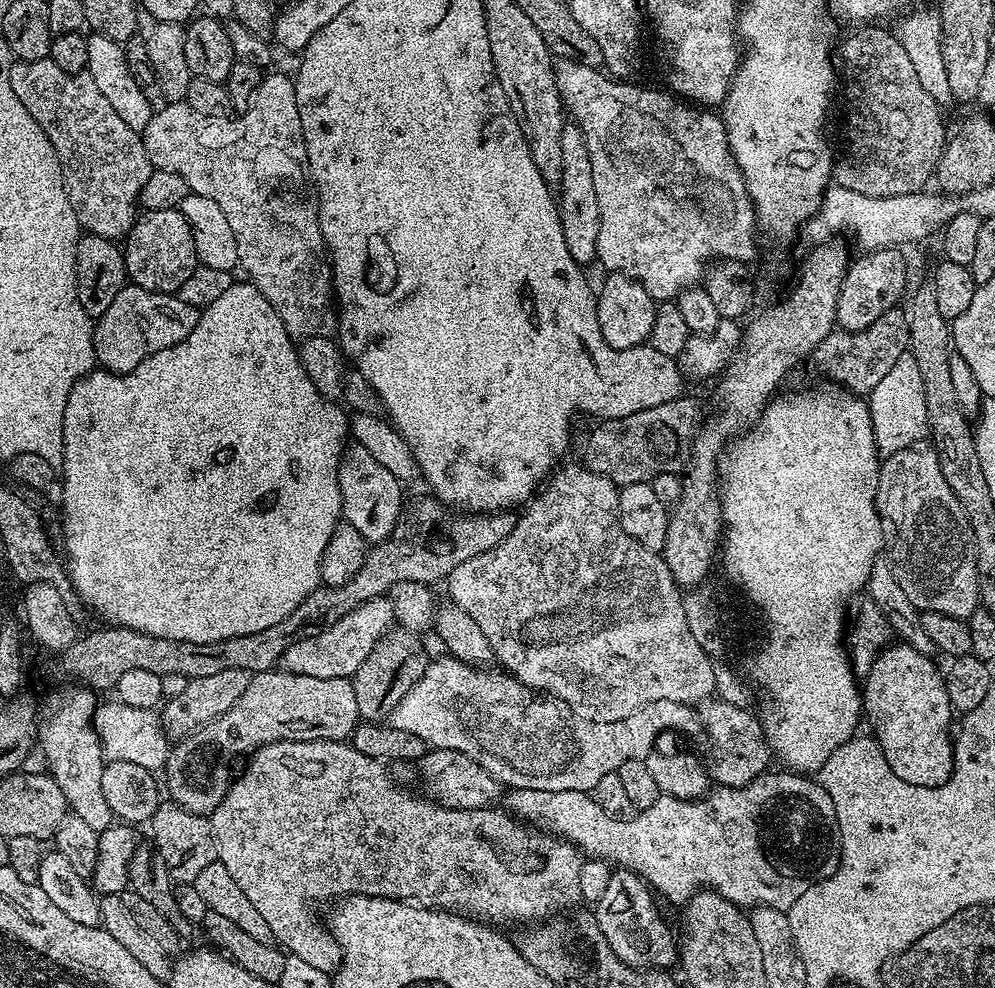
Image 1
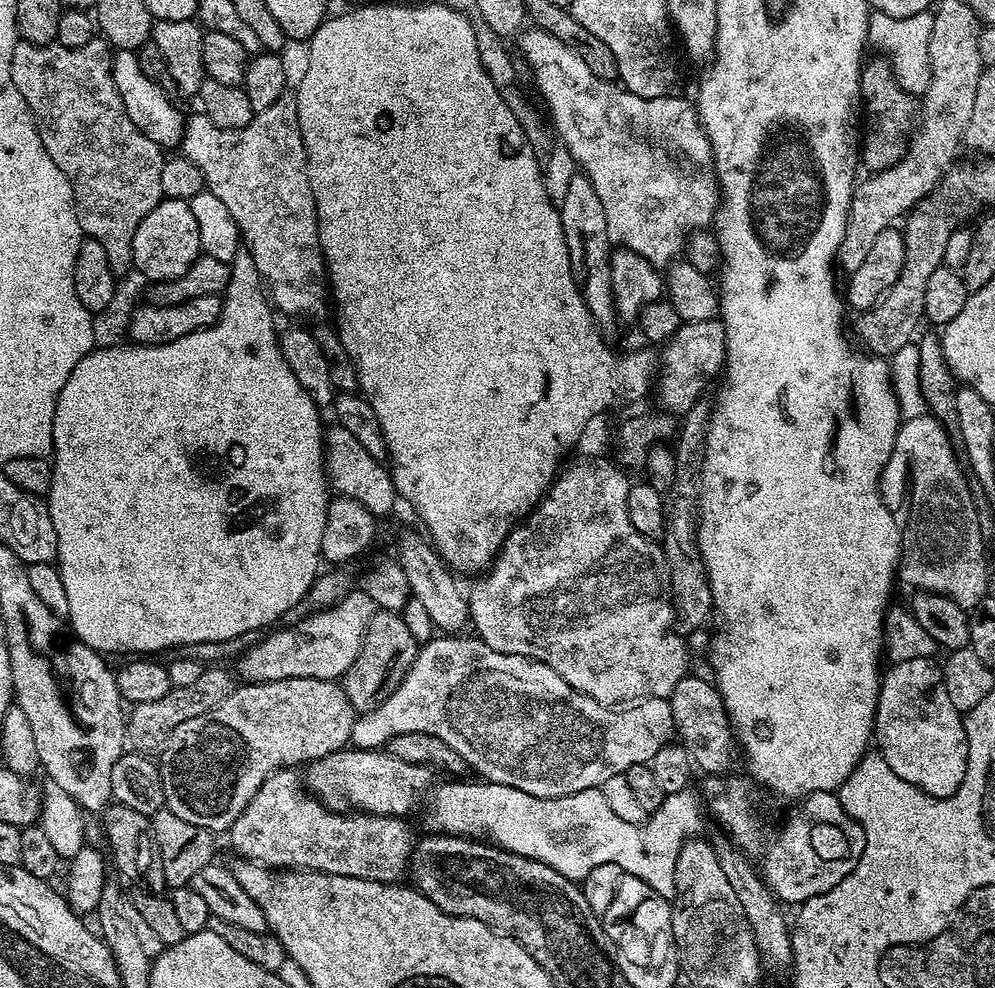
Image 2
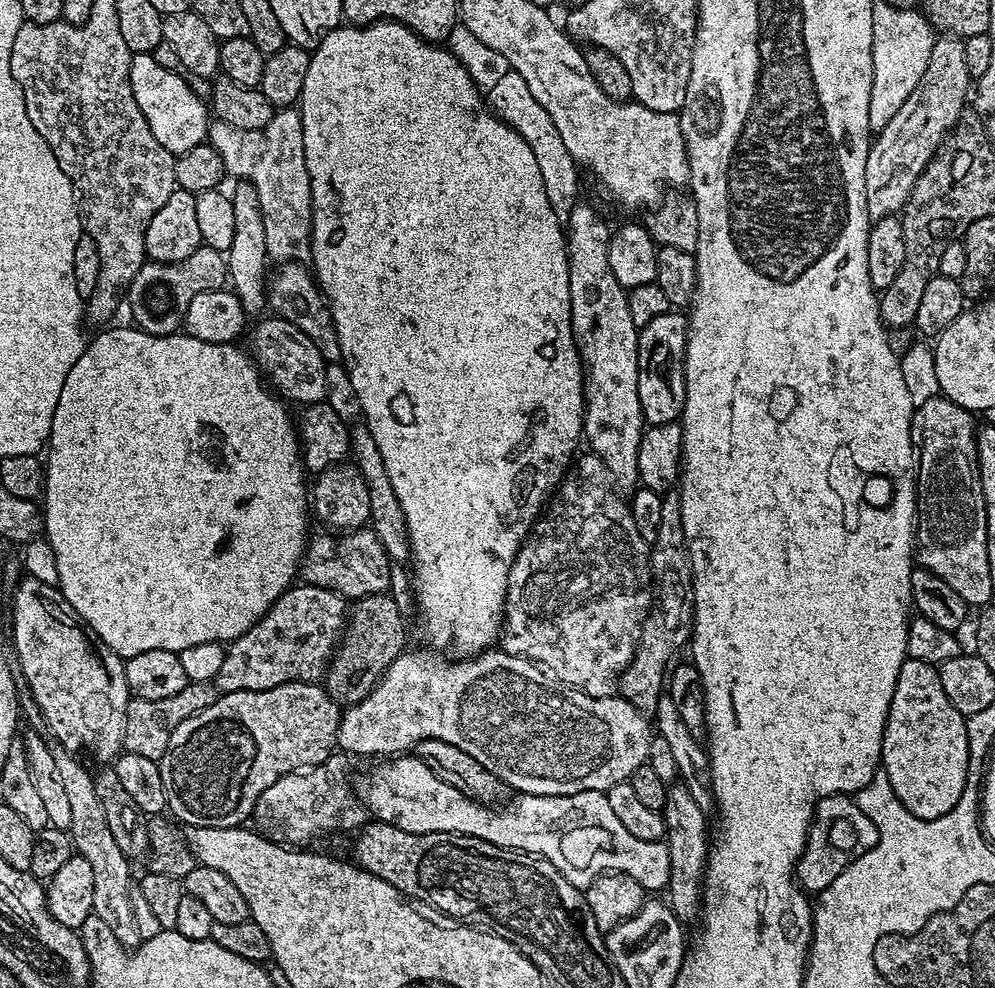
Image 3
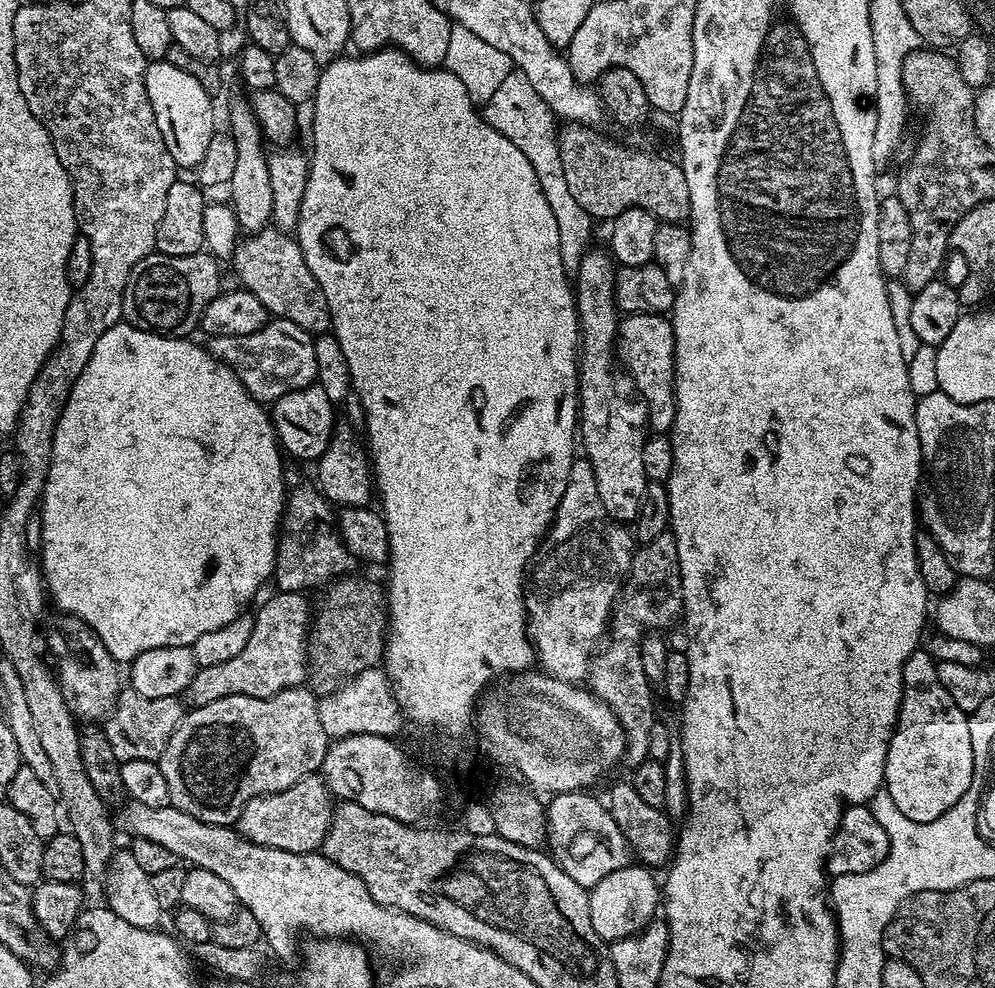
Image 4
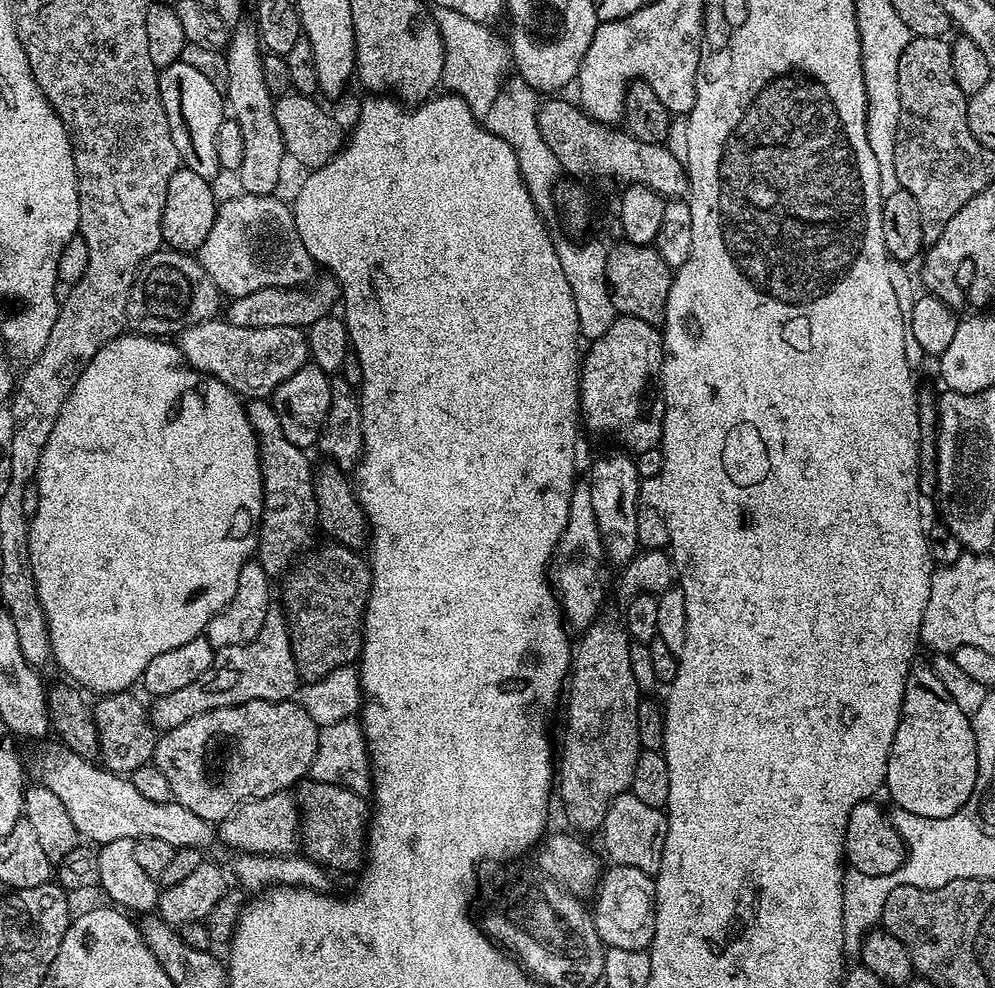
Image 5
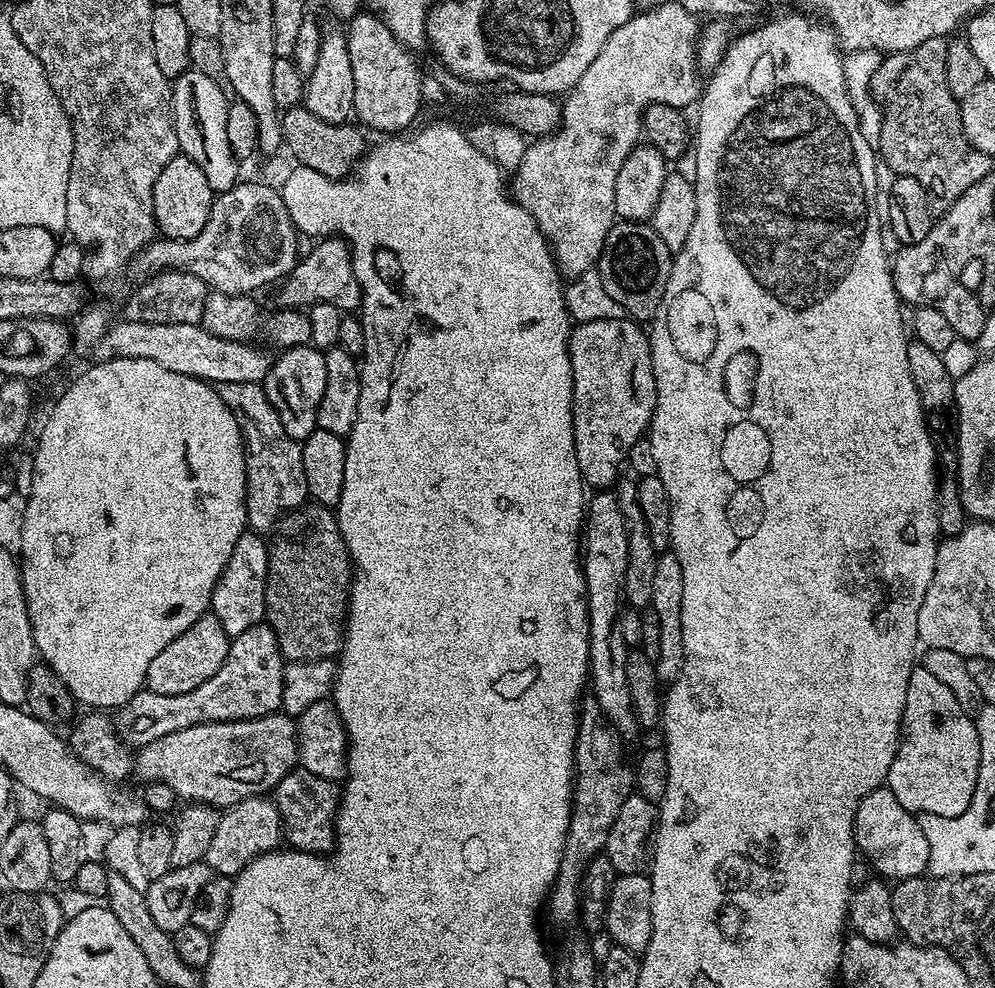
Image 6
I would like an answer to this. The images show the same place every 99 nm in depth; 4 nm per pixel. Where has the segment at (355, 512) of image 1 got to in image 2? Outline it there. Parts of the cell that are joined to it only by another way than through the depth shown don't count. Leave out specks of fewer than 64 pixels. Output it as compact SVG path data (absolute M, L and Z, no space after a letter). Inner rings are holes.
M333 423L331 427L324 433L324 471L329 485L339 495L352 496L354 502L362 502L362 506L366 506L372 516L383 518L398 504L398 493L392 481L391 471L381 461L366 454L366 450L362 450L350 430L337 423Z

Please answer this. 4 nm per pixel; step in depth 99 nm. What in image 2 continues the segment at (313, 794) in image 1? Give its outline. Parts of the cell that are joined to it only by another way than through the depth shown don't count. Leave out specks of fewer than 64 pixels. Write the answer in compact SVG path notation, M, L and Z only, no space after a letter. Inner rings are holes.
M282 768L270 774L266 782L250 798L246 810L242 810L239 818L232 823L230 835L232 844L243 859L263 864L273 870L307 870L325 872L326 874L342 874L354 878L377 880L383 884L396 882L400 875L407 873L412 859L414 839L408 829L408 820L398 816L371 816L368 812L329 812L328 807L313 798L302 787L302 776L299 771Z

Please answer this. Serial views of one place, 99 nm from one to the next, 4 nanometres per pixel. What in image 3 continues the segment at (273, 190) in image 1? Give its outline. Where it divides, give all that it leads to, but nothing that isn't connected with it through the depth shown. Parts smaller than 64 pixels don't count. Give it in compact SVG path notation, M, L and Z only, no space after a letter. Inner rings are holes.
M295 107L281 108L273 111L272 120L266 122L266 126L262 126L258 130L238 130L232 128L226 122L213 119L208 125L207 143L212 145L214 150L218 150L218 154L224 163L224 171L229 177L237 176L235 179L240 182L247 182L255 188L258 194L258 206L262 210L262 226L266 229L266 250L268 251L268 259L272 262L308 262L312 259L312 191L310 190L310 174L306 170L306 158L304 157L304 147L302 146L302 122L300 121L299 111Z

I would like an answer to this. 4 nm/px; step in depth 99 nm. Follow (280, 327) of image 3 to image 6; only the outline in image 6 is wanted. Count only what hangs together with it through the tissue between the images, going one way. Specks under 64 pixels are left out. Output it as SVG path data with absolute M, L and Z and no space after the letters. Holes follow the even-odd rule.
M120 318L109 327L108 333L96 344L94 355L96 355L97 361L113 360L114 358L146 358L150 364L166 366L166 370L170 370L174 374L186 374L199 380L207 380L213 386L219 386L226 382L254 382L259 384L266 378L273 357L267 356L262 349L255 348L254 344L243 340L219 337L204 328L202 323L151 324L150 322L134 322L127 318Z

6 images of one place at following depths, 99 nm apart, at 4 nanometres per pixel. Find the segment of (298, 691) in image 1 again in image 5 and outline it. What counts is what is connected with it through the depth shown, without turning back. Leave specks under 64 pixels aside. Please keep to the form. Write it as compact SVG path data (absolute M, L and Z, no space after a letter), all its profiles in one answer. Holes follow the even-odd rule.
M295 699L278 702L255 700L233 708L210 710L206 714L198 714L198 718L190 718L190 722L182 722L182 726L174 726L174 730L163 733L157 739L152 758L158 770L170 778L173 800L186 806L186 810L194 810L198 818L219 822L248 800L266 798L299 785L311 773L319 733L320 728Z

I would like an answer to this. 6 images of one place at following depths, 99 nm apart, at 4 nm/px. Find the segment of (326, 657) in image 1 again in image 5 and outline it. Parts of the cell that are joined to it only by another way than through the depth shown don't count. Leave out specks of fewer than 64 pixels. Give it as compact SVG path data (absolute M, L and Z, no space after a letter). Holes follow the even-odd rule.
M273 606L269 608L266 622L262 630L258 630L258 638L254 638L254 642L219 649L202 678L194 678L194 682L190 682L190 686L182 686L182 690L173 690L171 694L155 697L150 704L152 727L165 733L210 710L233 708L255 700L291 700L297 695L300 683L300 673L296 671L290 646L288 619L279 607Z

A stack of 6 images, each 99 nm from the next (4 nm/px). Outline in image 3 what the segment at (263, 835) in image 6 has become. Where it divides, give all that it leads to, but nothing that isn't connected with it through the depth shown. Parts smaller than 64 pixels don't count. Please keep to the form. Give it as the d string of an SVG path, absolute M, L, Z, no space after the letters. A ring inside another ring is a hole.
M333 754L312 768L291 772L274 786L266 786L256 803L255 827L269 840L288 846L304 846L307 840L316 840L339 828L359 830L369 823L370 813L356 795L353 781L348 781L348 760L344 754Z

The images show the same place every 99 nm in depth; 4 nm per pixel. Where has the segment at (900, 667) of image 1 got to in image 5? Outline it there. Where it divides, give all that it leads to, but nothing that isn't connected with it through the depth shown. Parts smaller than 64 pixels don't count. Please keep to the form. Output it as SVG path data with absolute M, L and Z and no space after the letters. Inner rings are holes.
M913 663L906 674L900 721L884 783L895 807L922 818L950 818L974 790L978 774L976 739L970 717L958 710L931 663L920 663Z

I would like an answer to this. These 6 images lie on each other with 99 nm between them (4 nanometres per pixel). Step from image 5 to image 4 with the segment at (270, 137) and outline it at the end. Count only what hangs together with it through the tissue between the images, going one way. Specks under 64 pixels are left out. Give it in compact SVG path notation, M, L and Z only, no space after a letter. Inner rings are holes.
M247 99L233 102L232 109L228 112L228 124L232 127L229 128L230 135L234 138L238 150L238 159L234 165L234 178L230 185L230 191L232 191L230 205L236 212L241 233L260 232L263 228L269 227L274 206L274 192L270 190L270 170L268 169L269 153L264 152L266 137Z

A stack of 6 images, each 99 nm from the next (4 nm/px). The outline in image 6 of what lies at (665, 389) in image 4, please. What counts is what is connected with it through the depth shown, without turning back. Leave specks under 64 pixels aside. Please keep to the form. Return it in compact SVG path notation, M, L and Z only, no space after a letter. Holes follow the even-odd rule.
M606 318L604 321L577 323L568 337L572 367L572 429L578 470L592 490L608 490L617 483L620 467L625 467L628 452L647 433L656 409L656 383L652 369L652 342L647 331L631 318Z

